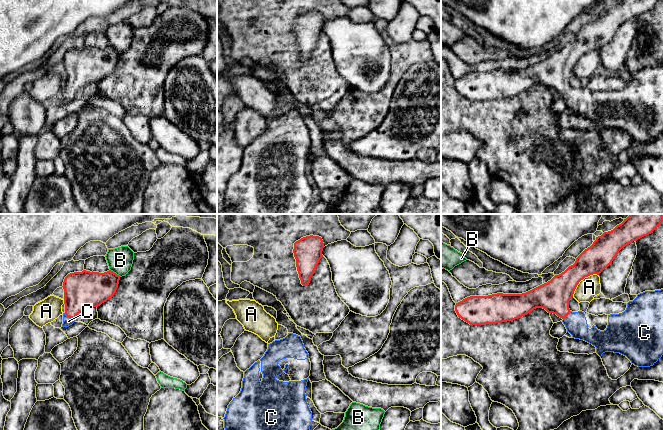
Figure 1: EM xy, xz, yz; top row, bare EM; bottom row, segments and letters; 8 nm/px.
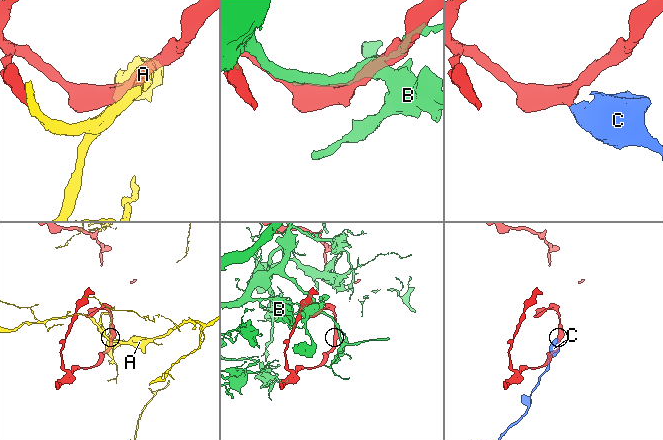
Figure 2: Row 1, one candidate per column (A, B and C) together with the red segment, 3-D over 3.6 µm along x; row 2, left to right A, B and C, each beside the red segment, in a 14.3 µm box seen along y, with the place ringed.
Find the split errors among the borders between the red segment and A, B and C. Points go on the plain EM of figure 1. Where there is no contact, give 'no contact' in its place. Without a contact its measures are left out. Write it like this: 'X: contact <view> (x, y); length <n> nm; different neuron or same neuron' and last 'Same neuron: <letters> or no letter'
A: contact yz (581, 55); length 280 nm; different neuron
B: contact xy (115, 49); length 110 nm; different neuron
C: contact xy (69, 93); length 90 nm; same neuron
Same neuron: C

